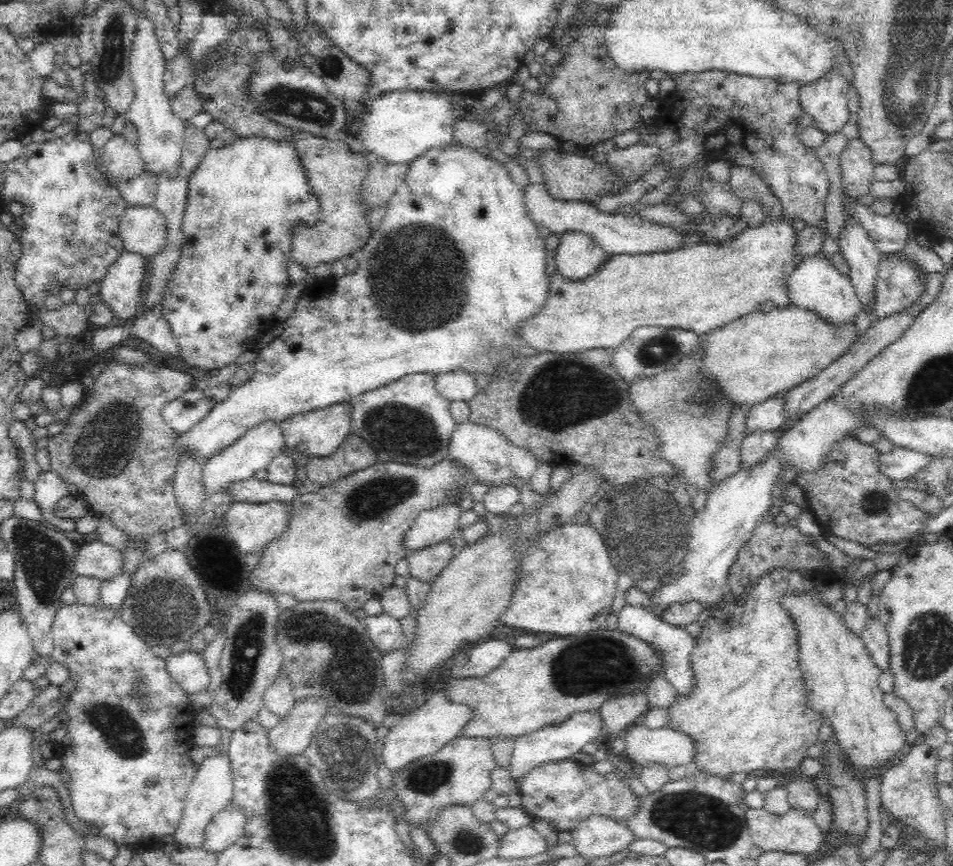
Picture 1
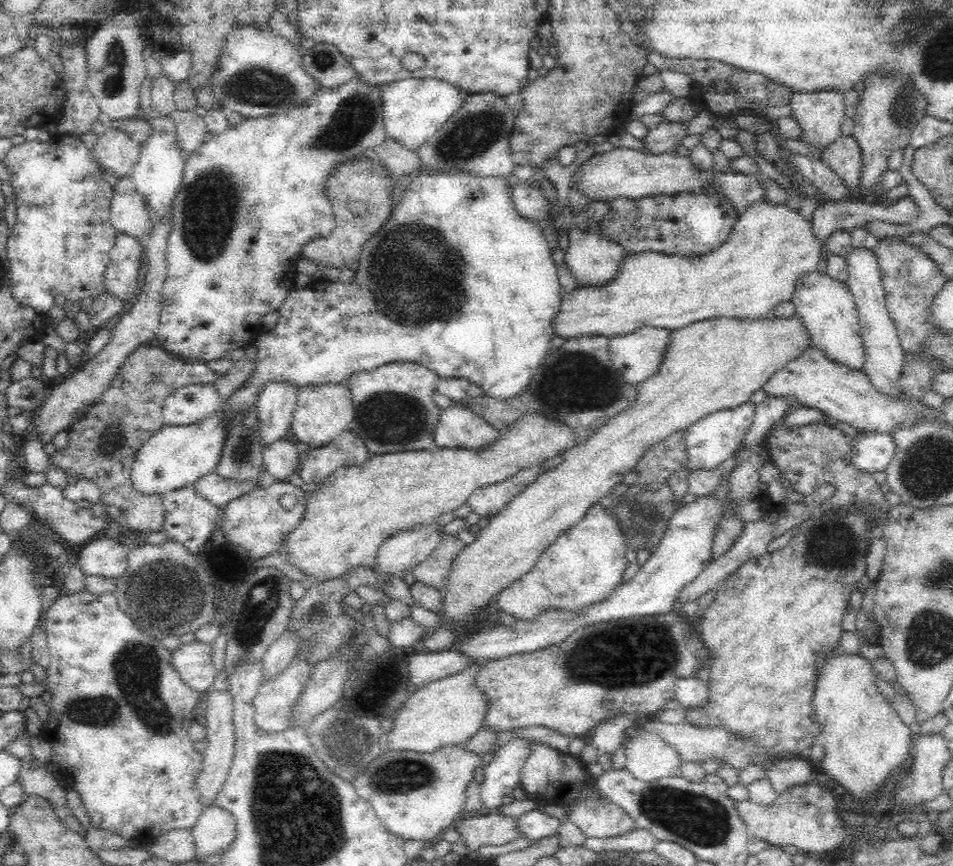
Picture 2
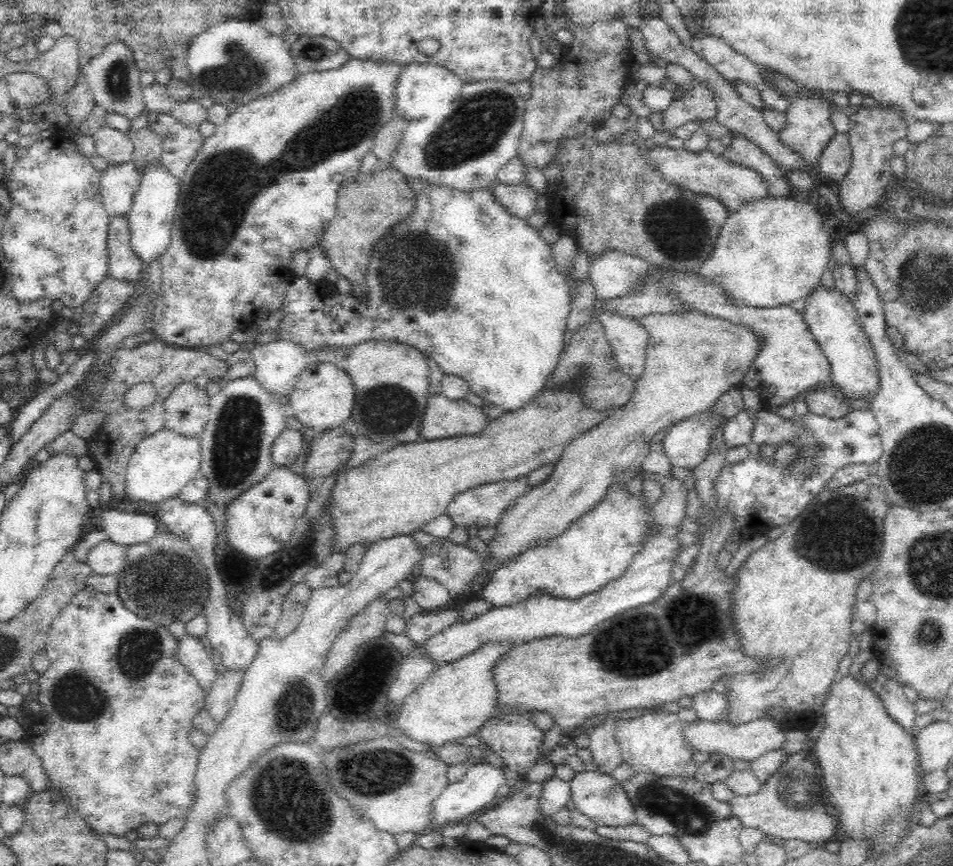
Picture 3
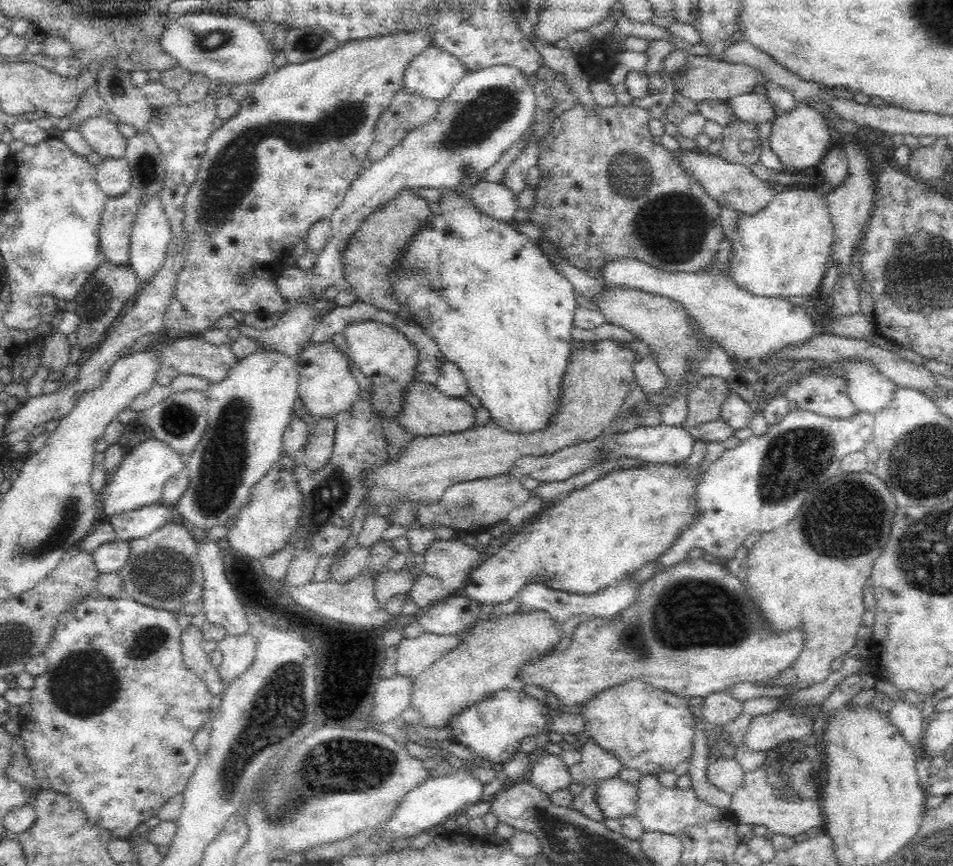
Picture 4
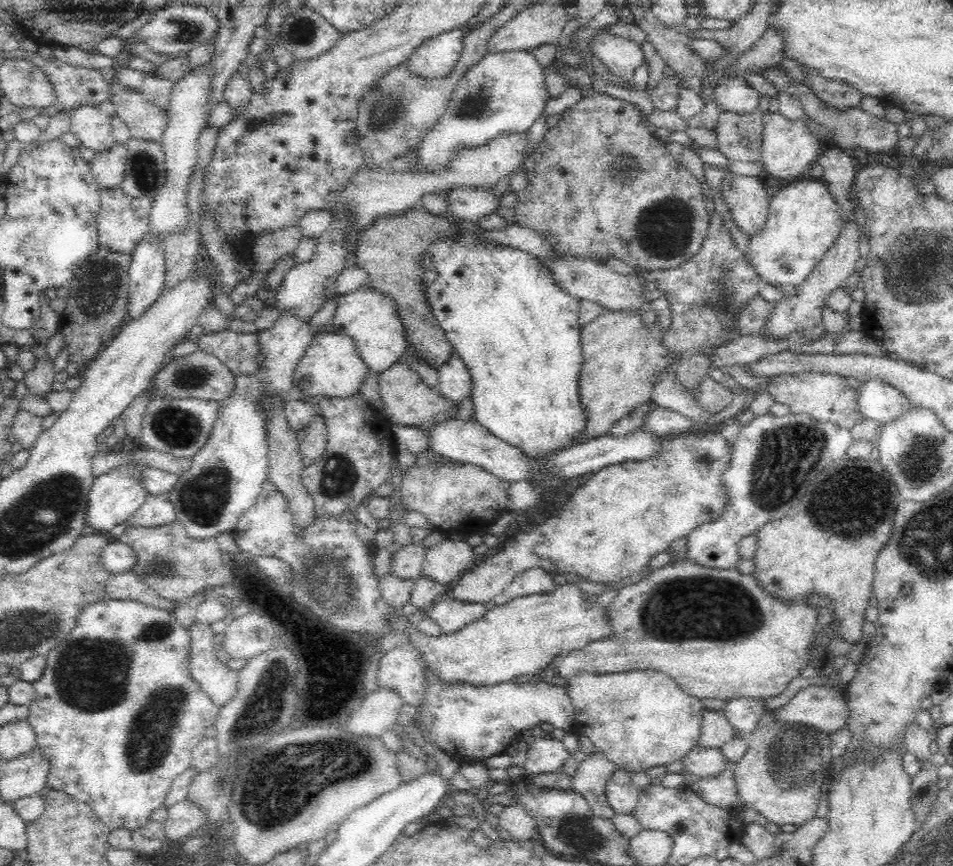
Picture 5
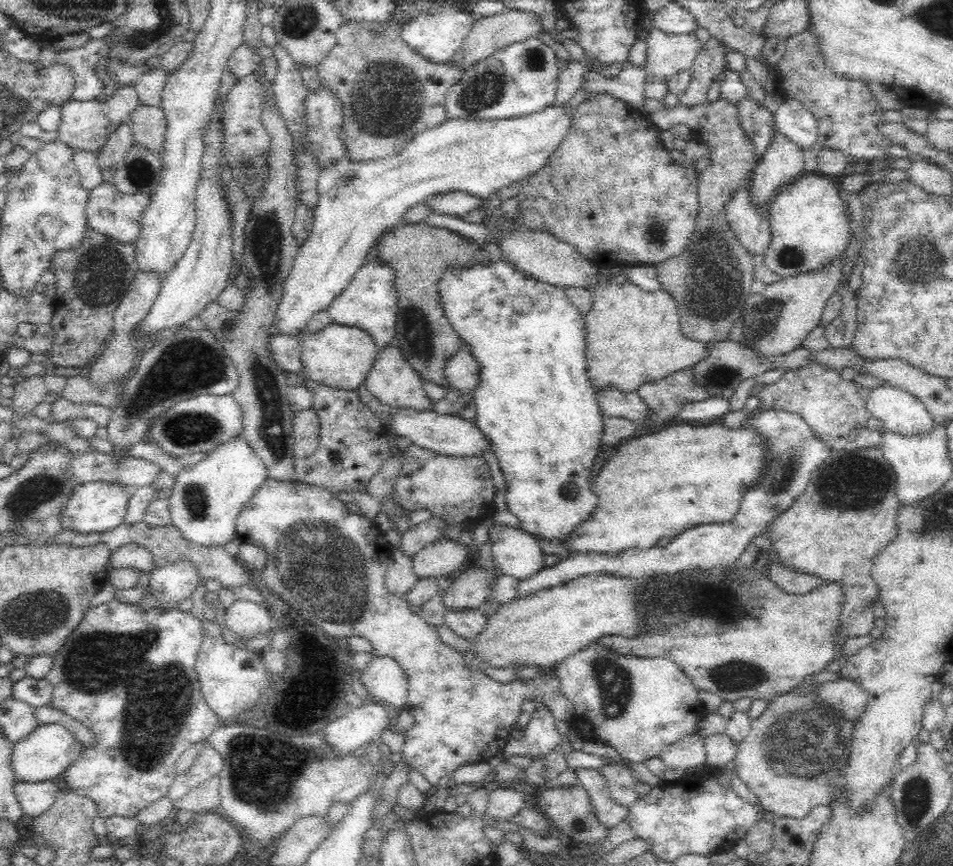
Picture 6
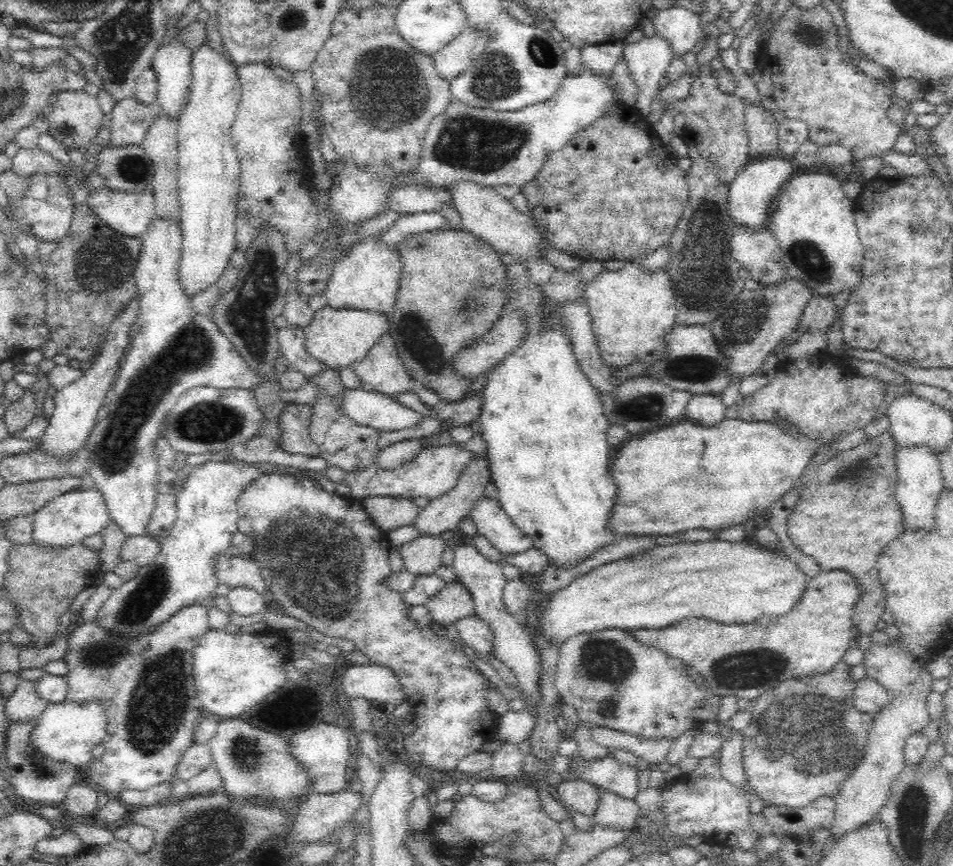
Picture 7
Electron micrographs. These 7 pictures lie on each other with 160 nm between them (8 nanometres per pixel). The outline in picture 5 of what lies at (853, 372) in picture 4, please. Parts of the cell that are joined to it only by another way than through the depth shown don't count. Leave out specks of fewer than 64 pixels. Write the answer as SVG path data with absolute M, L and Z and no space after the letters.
M869 380L858 392L858 408L863 418L881 425L901 419L913 408L906 396L881 380Z

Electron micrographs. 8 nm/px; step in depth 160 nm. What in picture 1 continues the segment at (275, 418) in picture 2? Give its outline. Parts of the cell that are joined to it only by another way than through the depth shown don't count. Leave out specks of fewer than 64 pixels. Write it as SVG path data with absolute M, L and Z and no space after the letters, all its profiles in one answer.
M274 419L260 421L236 443L232 443L230 448L226 448L220 455L214 456L213 459L204 464L204 467L202 467L202 481L204 481L206 493L210 496L223 491L233 482L252 478L256 471L266 469L276 454L282 452L285 447L281 421L275 421Z

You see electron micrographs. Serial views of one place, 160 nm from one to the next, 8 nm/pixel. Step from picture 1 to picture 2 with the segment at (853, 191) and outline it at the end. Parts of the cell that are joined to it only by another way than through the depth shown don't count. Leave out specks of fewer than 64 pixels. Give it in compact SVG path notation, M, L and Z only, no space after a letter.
M840 135L821 152L821 161L840 177L842 184L855 189L862 168L861 152L852 135Z

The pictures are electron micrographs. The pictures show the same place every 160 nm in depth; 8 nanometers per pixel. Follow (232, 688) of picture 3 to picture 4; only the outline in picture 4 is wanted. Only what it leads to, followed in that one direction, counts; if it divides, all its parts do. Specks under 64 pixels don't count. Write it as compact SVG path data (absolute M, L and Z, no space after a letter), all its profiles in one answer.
M248 630L239 635L225 635L217 642L223 661L219 670L227 687L247 666L252 664L258 646L258 637Z

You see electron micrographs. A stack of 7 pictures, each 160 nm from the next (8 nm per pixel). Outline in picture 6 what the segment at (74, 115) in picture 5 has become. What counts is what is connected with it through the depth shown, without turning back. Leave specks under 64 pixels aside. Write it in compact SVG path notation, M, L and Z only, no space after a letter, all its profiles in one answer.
M68 99L62 103L59 125L54 132L57 133L56 140L67 144L74 153L78 150L98 153L110 135L107 131L108 125L109 119L104 112L102 103L98 102L97 99Z

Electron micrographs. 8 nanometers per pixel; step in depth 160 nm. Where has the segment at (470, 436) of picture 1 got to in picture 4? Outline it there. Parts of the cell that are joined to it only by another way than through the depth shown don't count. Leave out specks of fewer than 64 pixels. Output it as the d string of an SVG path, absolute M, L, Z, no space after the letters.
M412 379L403 388L402 406L396 411L395 420L408 432L418 437L442 436L473 428L475 408L464 399L449 398L438 391L434 385Z

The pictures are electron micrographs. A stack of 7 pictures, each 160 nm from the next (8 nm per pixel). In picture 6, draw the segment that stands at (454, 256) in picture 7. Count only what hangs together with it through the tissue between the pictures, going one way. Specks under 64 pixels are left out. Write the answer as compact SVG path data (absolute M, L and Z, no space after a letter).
M423 221L395 226L384 232L376 243L378 260L385 261L396 270L399 302L394 343L422 381L448 390L451 385L446 381L445 364L465 344L449 322L442 305L443 277L453 269L488 267L494 262L495 253L474 239Z

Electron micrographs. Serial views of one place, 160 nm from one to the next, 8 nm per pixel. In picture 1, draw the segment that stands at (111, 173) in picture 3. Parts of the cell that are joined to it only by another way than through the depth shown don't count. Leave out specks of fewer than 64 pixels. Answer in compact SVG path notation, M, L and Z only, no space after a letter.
M125 204L118 232L124 251L152 257L160 252L165 232L164 218L154 205Z

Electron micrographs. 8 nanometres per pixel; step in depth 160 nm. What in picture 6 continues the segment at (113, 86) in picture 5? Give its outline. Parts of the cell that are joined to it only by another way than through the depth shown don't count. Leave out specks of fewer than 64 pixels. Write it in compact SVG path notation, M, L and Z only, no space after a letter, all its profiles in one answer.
M139 103L130 115L135 142L161 156L165 150L166 134L166 115L163 108Z

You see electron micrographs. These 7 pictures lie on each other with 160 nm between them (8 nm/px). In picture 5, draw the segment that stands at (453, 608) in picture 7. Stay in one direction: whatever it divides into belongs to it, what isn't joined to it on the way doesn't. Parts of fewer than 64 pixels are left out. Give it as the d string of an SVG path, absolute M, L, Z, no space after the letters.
M698 430L678 433L661 437L657 452L644 460L622 461L597 470L575 490L554 516L532 526L526 534L512 538L504 550L498 550L480 565L474 566L448 588L446 596L458 602L483 605L500 596L516 573L534 565L564 576L572 572L579 578L585 578L582 582L588 586L616 588L625 578L645 568L653 556L668 552L672 542L685 538L697 526L714 521L724 514L726 504L730 504L730 497L722 483L722 476L733 460L733 443L723 437L719 430L706 434L699 434Z

